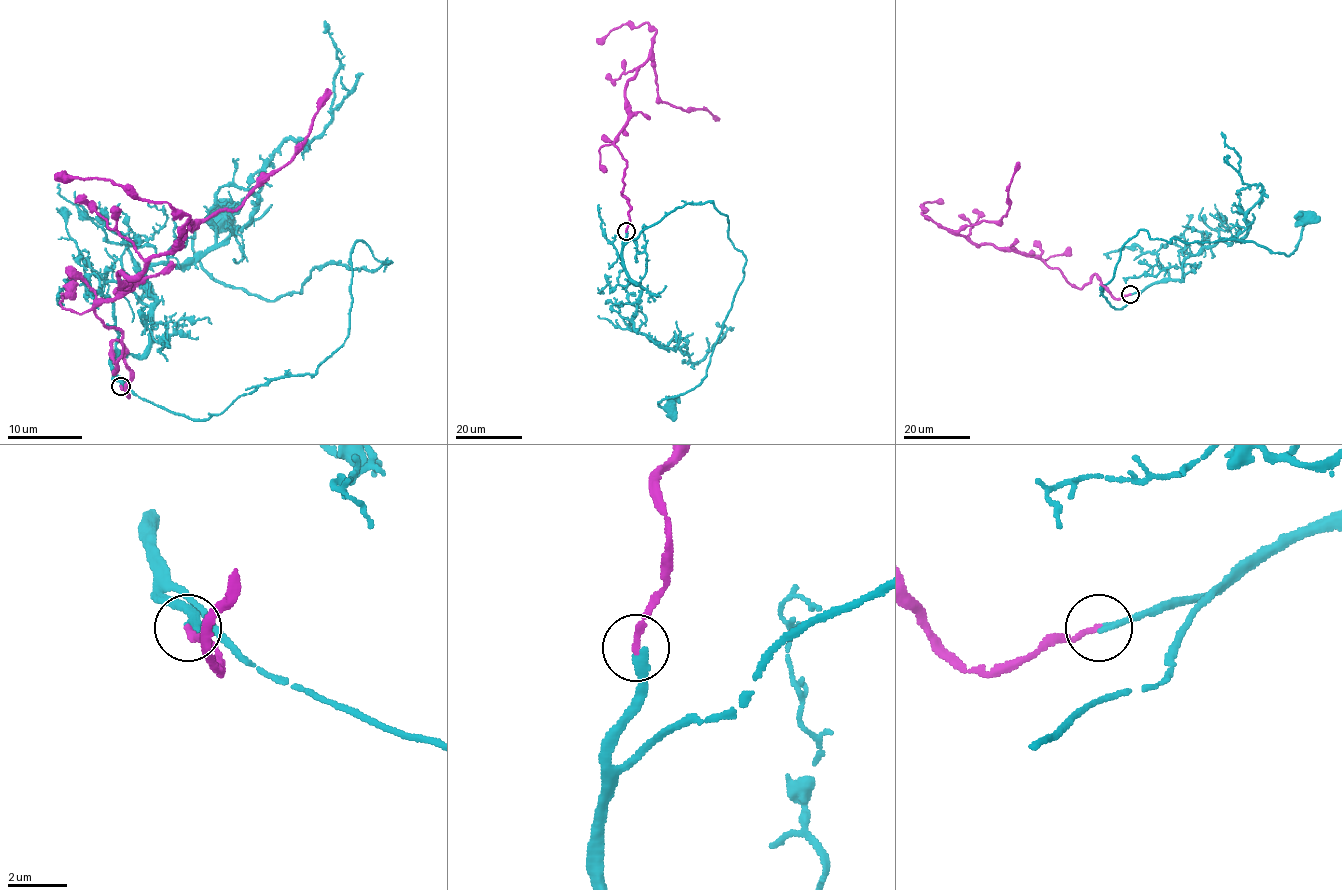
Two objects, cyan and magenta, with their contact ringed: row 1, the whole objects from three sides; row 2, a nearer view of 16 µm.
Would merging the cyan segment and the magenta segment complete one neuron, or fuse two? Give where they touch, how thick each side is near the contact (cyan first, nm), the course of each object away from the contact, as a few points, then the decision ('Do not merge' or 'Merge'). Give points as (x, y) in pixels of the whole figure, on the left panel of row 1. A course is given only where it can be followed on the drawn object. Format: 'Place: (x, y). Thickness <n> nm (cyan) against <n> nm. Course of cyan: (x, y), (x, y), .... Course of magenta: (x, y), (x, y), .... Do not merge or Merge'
Place: (120, 386). Thickness 280 nm (cyan) against 220 nm. Course of cyan: (121, 386), (209, 419), (313, 374), (352, 246), (391, 262), (218, 283), (194, 233), (242, 207). Course of magenta: (121, 386), (123, 333), (95, 307), (291, 160), (330, 89). Merge

